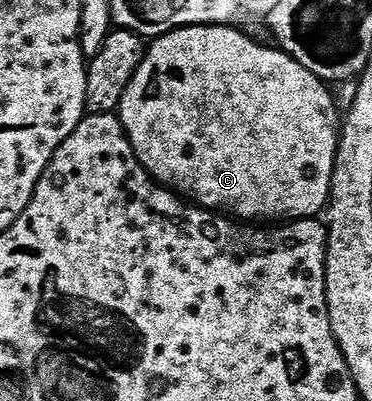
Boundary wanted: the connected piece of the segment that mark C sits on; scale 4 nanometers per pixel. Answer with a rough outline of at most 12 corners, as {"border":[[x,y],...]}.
{"border":[[234,24],[150,42],[117,116],[160,185],[318,218],[328,82]]}

